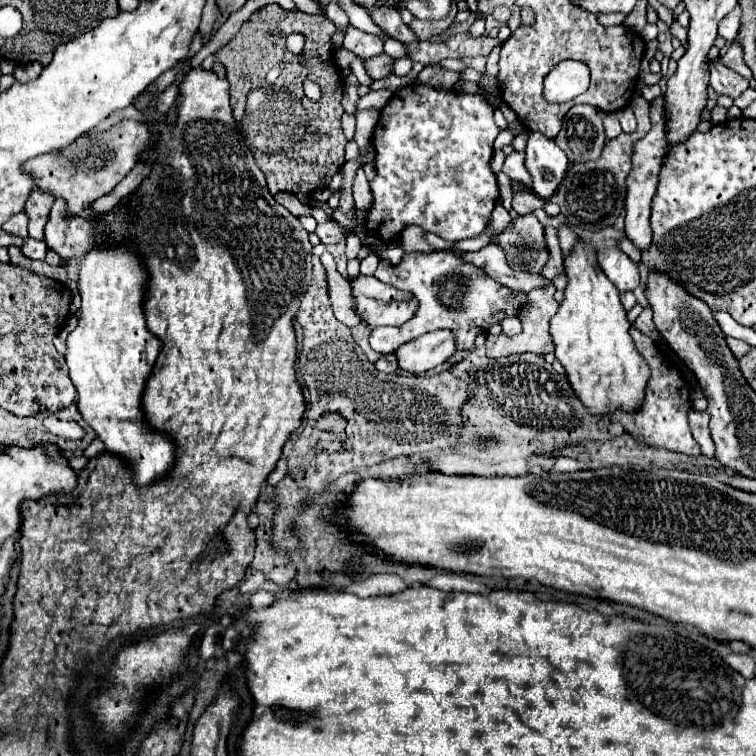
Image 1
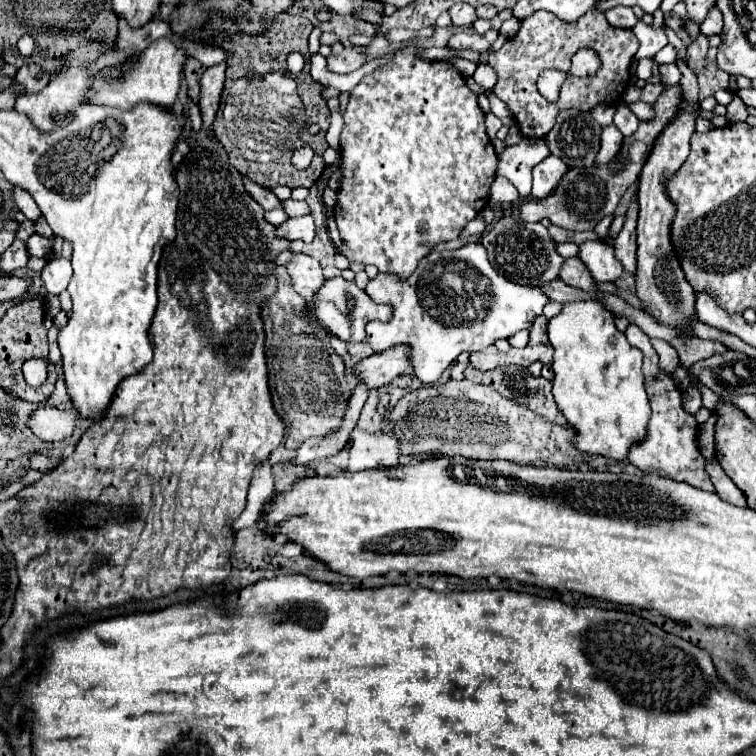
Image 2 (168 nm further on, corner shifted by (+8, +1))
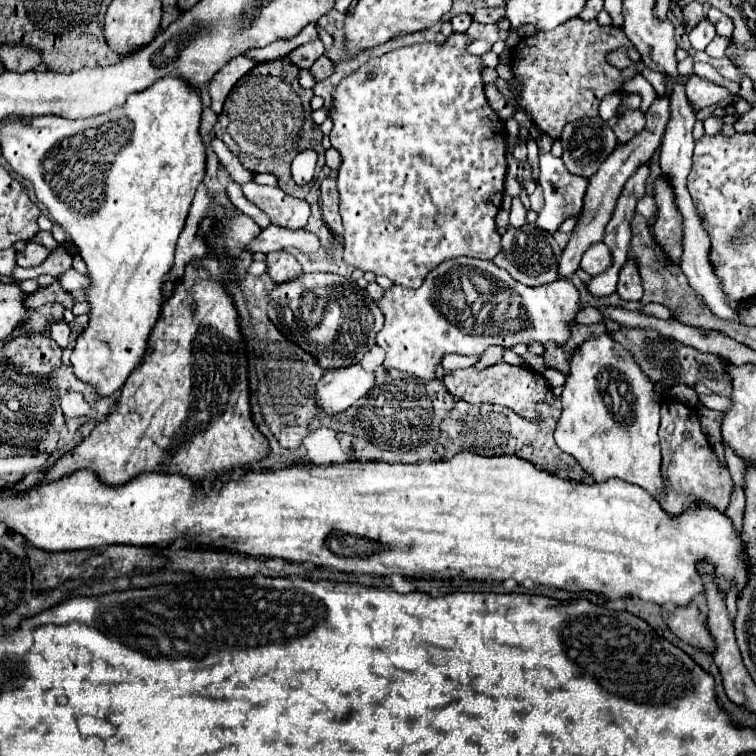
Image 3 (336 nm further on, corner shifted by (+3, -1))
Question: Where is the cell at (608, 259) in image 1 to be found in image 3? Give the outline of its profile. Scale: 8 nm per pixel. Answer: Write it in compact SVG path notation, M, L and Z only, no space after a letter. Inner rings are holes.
M599 242L599 244L591 244L589 250L583 254L583 260L581 260L581 268L591 274L591 276L597 276L601 274L603 270L607 270L611 266L611 252L609 248Z

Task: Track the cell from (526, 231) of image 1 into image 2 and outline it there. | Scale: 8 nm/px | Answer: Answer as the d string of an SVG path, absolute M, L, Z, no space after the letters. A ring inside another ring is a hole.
M504 216L500 218L480 240L480 244L488 252L490 264L508 278L510 282L522 284L522 286L536 286L544 280L556 280L558 270L564 262L564 258L556 252L552 238L548 236L548 230L542 224L530 224L520 220L518 216Z

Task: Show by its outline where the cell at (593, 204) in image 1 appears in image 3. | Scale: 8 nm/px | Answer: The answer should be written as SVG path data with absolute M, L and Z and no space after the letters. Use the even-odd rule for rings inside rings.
M691 76L687 82L687 98L693 104L695 110L701 110L705 106L721 104L727 98L735 98L731 92L727 92L723 86L717 86L715 82L699 76Z

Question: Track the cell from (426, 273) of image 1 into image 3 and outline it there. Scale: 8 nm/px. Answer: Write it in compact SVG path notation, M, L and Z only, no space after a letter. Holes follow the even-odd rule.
M455 258L437 266L417 290L403 286L389 288L377 306L385 314L385 326L377 334L377 346L385 350L383 366L413 374L423 380L433 380L435 366L441 362L441 356L449 352L463 356L483 354L489 346L511 348L519 342L553 342L555 346L565 346L571 336L575 316L581 310L581 300L577 288L569 280L555 280L539 288L529 288L519 284L507 270L495 266L493 262L477 258Z

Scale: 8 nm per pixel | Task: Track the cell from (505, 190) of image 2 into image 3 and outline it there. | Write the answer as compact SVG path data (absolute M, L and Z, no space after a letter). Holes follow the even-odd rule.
M513 198L511 216L509 216L509 226L521 228L523 224L527 224L527 208L523 206L523 202L521 202L519 198Z

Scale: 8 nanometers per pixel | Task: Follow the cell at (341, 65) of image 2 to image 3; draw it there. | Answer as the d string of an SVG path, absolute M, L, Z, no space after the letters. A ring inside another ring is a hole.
M321 56L321 58L315 60L315 64L309 68L309 72L319 82L319 80L325 80L325 78L329 78L333 74L333 64L331 64L331 60L327 56Z

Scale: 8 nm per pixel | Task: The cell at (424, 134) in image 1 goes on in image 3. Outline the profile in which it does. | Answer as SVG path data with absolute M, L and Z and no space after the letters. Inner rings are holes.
M453 34L443 44L413 44L407 48L399 48L393 52L387 52L379 58L369 58L365 64L361 64L351 76L343 78L339 86L333 92L331 100L331 122L333 130L329 134L331 146L341 154L341 166L339 166L339 214L343 218L345 228L345 242L343 242L343 254L345 262L353 264L355 268L363 272L373 272L375 276L387 276L399 286L407 288L419 288L425 280L425 276L439 266L445 260L469 256L469 258L481 258L481 260L493 260L501 250L501 234L497 232L495 216L501 208L505 177L507 174L507 140L503 136L503 122L497 116L497 112L489 106L487 96L483 92L485 84L481 80L481 72L485 68L481 56L469 54L467 46L473 42L469 34Z

